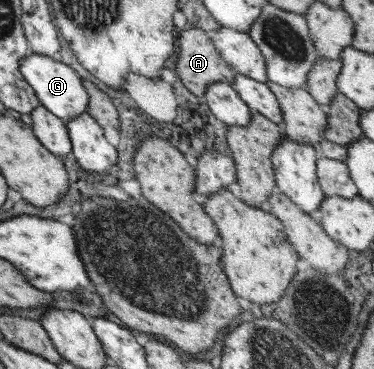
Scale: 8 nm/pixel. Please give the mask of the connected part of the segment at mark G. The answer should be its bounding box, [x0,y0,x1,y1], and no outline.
[18,53,87,124]

